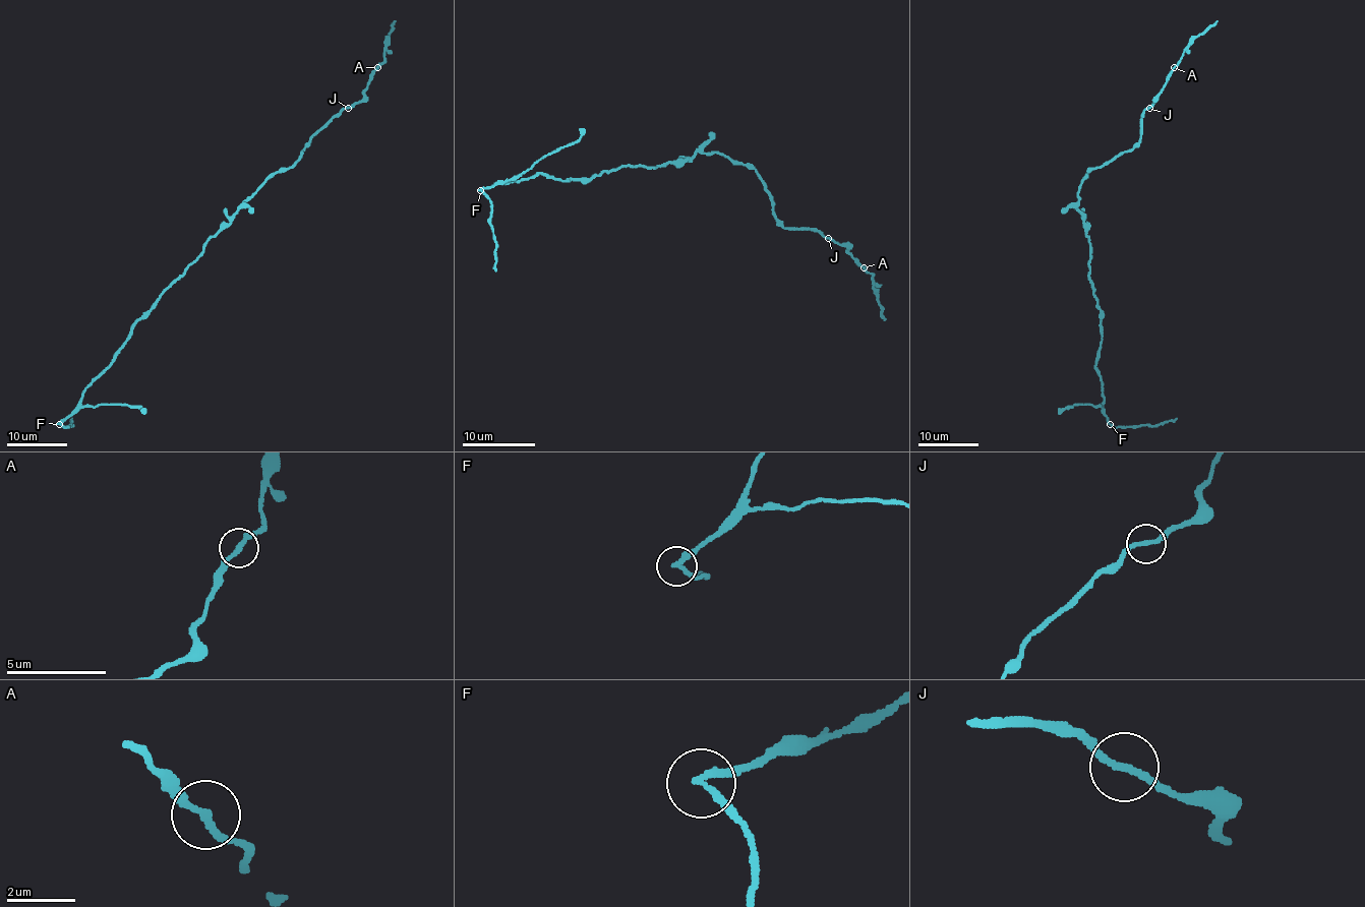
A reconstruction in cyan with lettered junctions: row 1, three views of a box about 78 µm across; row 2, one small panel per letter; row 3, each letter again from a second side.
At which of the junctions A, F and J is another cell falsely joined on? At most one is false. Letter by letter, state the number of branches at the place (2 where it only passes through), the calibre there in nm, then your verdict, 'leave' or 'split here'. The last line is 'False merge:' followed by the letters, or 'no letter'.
A: 2 | 190 nm | leave
F: 2 | 200 nm | split here
J: 2 | 200 nm | leave
False merge: F

